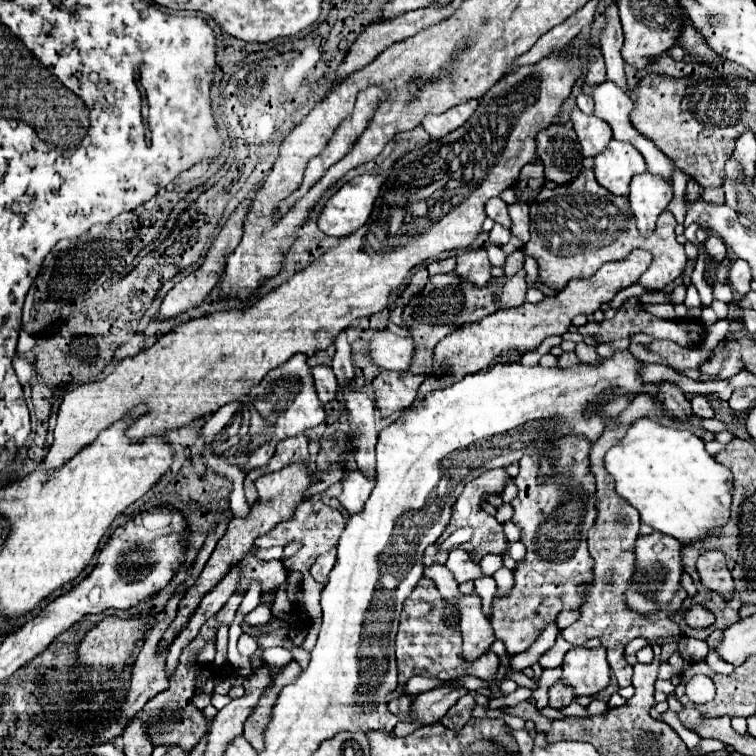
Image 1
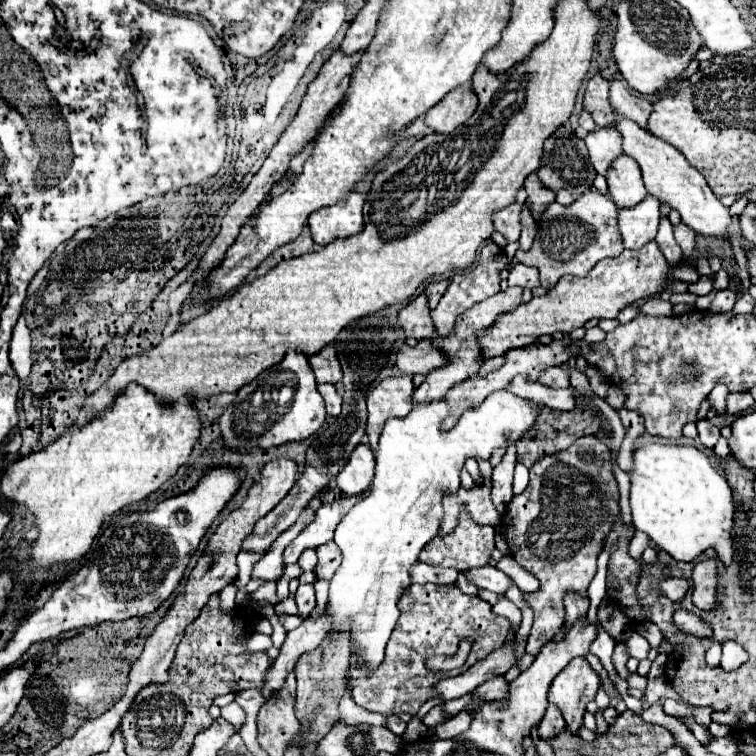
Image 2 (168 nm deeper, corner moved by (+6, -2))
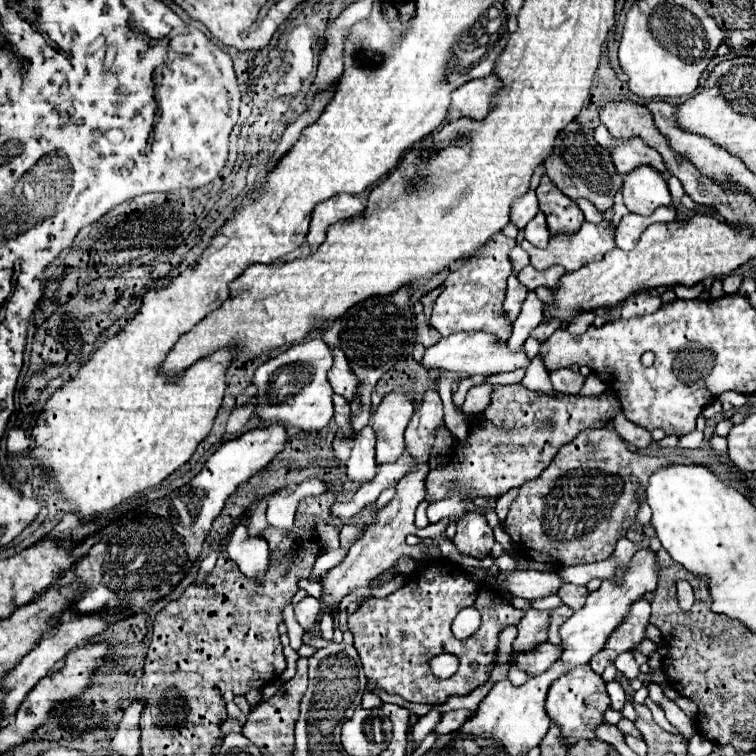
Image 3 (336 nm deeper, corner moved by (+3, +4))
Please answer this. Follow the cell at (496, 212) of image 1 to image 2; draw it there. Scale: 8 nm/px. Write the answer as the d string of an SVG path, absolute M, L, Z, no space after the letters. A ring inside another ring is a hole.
M510 204L502 210L496 210L492 214L492 222L494 228L508 240L508 242L516 242L520 236L520 210L522 204Z

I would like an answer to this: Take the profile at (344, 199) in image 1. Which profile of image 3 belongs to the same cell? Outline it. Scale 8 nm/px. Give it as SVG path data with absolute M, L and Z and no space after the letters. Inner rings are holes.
M337 194L327 202L319 202L313 208L313 218L311 218L311 228L307 234L307 244L311 246L311 252L315 252L323 240L325 240L325 230L339 222L339 220L347 220L353 218L355 214L359 214L365 206L361 204L361 200L357 196L351 194Z

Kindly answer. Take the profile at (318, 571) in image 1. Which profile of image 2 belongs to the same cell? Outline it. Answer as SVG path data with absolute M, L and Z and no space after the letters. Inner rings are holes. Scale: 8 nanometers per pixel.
M302 584L296 592L296 604L298 604L298 616L308 618L308 614L312 612L316 598L314 598L314 586L312 584Z

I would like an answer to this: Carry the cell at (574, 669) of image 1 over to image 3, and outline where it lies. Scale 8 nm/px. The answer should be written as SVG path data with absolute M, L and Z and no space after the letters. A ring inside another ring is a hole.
M589 664L575 666L571 672L563 674L563 678L555 680L555 684L549 688L547 700L545 700L545 710L551 718L551 722L561 728L561 738L567 748L571 748L573 744L577 744L583 738L595 740L597 738L595 728L605 724L603 714L605 714L605 710L609 710L609 706L611 706L611 700L605 690L605 682L599 674L591 672Z

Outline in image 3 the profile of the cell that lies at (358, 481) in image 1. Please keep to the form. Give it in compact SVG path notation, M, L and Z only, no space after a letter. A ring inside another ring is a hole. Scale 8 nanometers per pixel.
M365 426L353 438L351 458L347 460L347 476L353 482L371 480L377 474L375 462L375 432L371 426Z

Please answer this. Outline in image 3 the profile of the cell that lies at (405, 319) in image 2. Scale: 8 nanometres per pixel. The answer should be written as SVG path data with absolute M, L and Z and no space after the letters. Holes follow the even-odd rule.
M421 302L415 304L415 318L417 318L417 342L423 344L425 348L433 346L435 342L439 342L439 332L435 332L427 322L425 322L425 316L423 316L423 308L421 308Z

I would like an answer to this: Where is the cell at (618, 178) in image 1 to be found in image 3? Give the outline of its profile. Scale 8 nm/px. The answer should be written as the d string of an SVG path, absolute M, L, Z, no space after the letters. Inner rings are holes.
M637 168L623 178L623 202L629 212L651 216L659 206L673 208L665 178L653 168Z

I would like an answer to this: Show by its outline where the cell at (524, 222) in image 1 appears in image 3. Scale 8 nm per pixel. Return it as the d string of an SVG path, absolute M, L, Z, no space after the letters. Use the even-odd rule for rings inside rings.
M539 212L527 226L525 226L525 238L535 246L535 248L547 248L547 242L551 238L551 232L547 228L543 212Z

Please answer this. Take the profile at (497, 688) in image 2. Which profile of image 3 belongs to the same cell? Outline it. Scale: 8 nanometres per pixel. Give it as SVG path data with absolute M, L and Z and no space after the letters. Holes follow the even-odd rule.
M453 710L453 712L445 712L439 720L439 724L435 726L433 734L441 736L441 734L449 734L453 730L459 730L463 726L463 722L471 716L471 710Z

